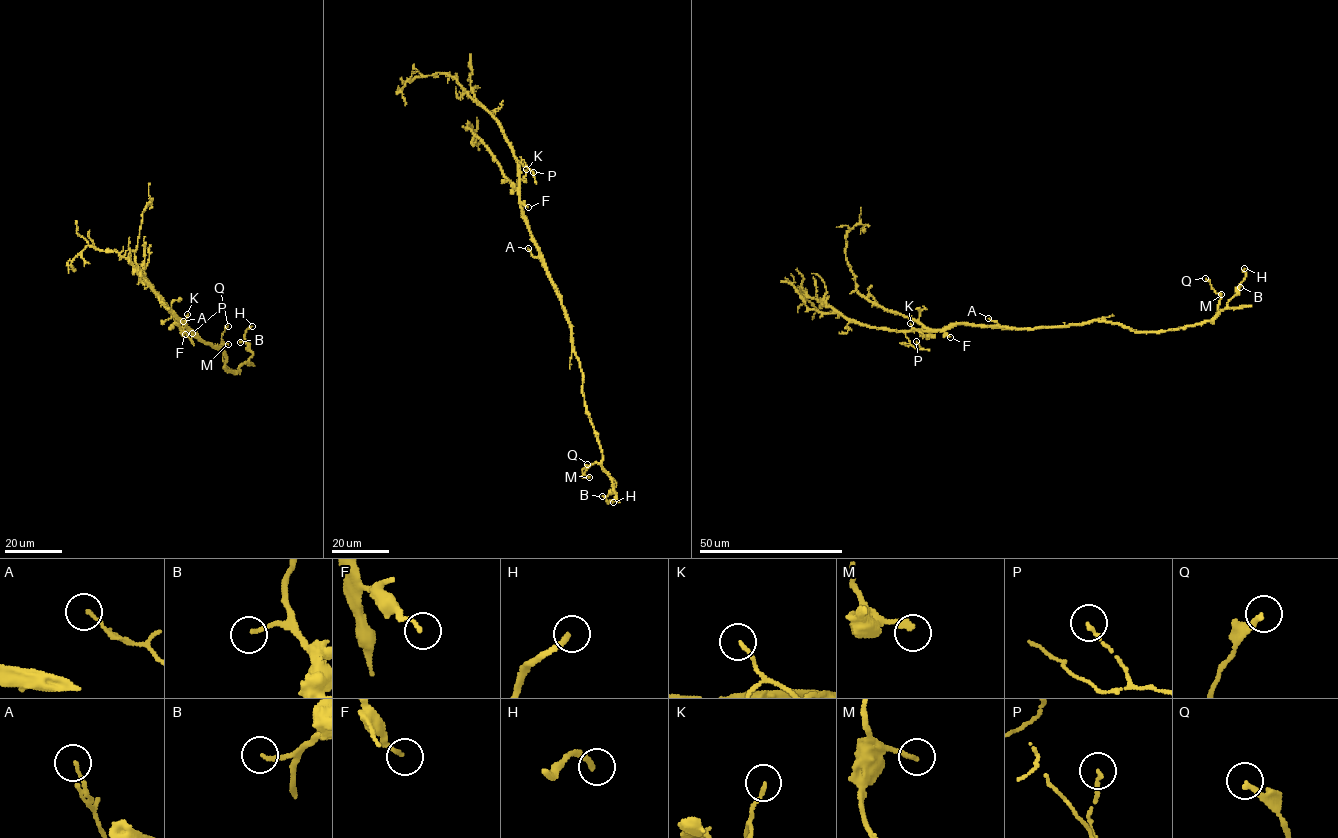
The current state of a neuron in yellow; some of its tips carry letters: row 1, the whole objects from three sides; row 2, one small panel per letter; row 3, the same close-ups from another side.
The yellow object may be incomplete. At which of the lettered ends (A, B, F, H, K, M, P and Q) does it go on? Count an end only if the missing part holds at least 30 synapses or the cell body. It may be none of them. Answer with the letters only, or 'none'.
none

